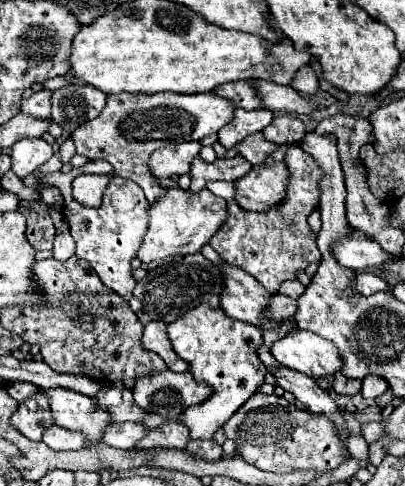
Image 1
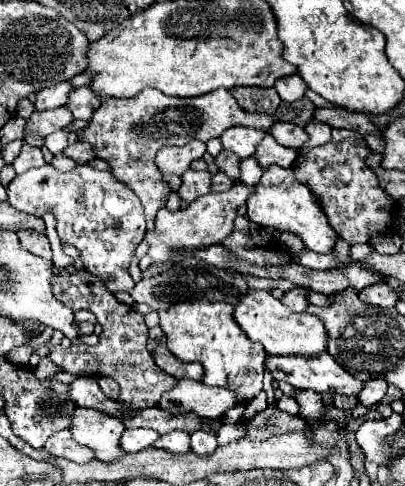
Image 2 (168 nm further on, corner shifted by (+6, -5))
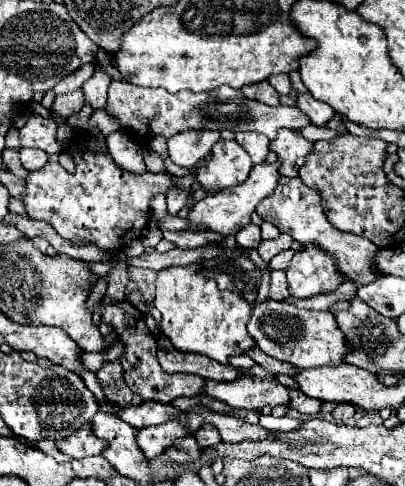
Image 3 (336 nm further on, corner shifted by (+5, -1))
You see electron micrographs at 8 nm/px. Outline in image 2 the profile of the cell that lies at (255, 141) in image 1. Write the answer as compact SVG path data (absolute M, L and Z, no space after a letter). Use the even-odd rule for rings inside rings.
M267 133L267 135L263 137L263 141L257 145L255 157L257 157L257 161L261 163L263 169L269 169L271 165L279 165L279 167L283 167L283 169L289 169L289 167L295 163L297 153L299 153L297 149L289 149L289 147L279 145L279 143L273 139L273 135Z

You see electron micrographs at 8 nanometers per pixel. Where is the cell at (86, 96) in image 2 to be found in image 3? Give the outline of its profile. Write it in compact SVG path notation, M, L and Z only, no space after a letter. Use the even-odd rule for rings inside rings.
M96 71L90 81L86 81L82 85L82 93L84 93L84 103L92 109L104 109L106 107L106 91L110 85L110 77L102 71Z

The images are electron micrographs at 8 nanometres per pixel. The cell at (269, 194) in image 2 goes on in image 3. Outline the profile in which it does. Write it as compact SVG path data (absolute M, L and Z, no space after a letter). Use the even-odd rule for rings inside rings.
M280 177L274 193L268 195L268 199L262 199L262 203L258 203L256 213L262 217L262 221L276 225L280 229L280 233L292 235L294 241L298 241L302 245L314 243L314 245L322 247L328 255L332 255L336 267L340 267L340 271L344 271L356 283L368 285L378 277L378 273L372 267L372 257L376 255L378 247L364 237L358 237L354 233L342 233L336 227L332 227L322 211L318 191L306 187L298 177L292 177L292 179Z

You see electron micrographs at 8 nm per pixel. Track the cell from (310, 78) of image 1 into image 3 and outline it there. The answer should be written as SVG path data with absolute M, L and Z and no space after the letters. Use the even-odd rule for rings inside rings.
M286 73L272 75L268 81L270 81L272 87L278 91L278 95L288 95L288 93L292 93L292 81L290 81L290 77L288 77Z

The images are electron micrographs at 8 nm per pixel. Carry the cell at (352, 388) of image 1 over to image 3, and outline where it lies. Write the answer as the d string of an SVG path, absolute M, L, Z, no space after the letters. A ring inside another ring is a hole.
M338 403L338 407L332 411L332 417L334 417L336 421L346 421L346 419L350 419L354 413L356 413L356 407L354 407L354 405L350 405L350 403Z

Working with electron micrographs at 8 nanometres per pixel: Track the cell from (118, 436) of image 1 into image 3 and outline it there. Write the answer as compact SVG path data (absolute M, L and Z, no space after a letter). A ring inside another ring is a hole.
M166 421L160 425L150 425L138 431L138 447L142 449L142 453L148 459L154 459L158 455L164 453L164 449L168 445L172 445L178 437L186 437L190 435L190 431L186 431L186 423L178 423L178 421Z

